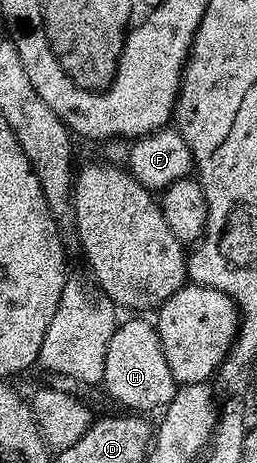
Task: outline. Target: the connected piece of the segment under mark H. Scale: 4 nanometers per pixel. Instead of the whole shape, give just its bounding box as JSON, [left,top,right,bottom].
[103,315,178,411]

